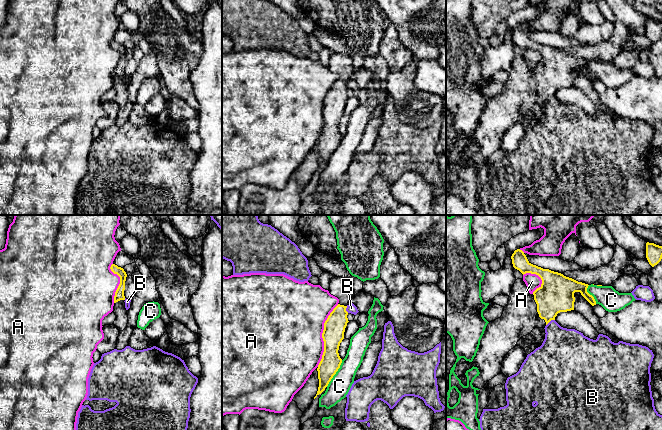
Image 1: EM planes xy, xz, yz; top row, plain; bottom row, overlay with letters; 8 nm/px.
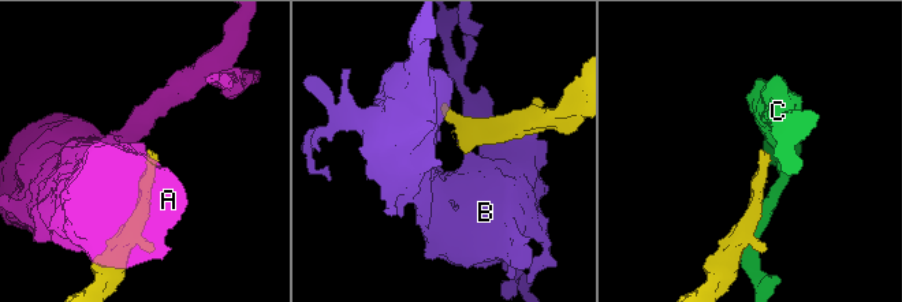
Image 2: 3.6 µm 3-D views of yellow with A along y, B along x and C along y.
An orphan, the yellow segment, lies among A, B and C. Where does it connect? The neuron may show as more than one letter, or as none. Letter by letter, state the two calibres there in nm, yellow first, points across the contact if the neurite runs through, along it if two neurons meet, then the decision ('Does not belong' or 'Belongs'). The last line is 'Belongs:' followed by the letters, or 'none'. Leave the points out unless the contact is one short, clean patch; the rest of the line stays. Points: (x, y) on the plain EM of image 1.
A: Thickness 180 nm (yellow) against 500 nm. Does not belong
B: Thickness 280 nm (yellow) against 320 nm. Boundary: yz (554, 95), (546, 101). Does not belong
C: Thickness 160 nm (yellow) against 170 nm. Does not belong
Belongs: none

